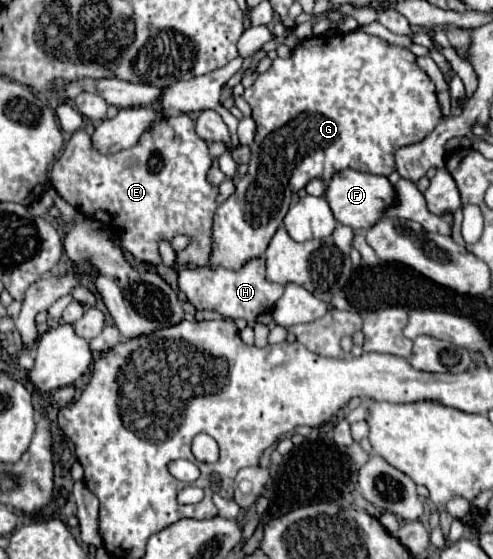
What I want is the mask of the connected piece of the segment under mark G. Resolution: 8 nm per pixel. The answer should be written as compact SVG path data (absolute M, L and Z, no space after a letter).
M349 32L349 34L333 34L333 36L313 36L307 38L303 42L299 42L289 58L275 58L269 66L267 72L259 74L253 82L251 88L245 90L243 98L247 100L247 104L253 110L253 120L257 124L257 136L251 144L251 160L249 160L249 172L237 180L235 184L235 192L217 208L215 212L215 220L213 220L213 242L215 248L211 250L211 264L215 266L225 266L225 268L239 268L243 266L247 260L261 256L273 234L277 232L277 228L281 226L289 202L291 202L291 194L299 192L301 188L305 188L305 184L313 178L325 178L329 180L335 172L345 170L345 168L353 168L359 172L369 172L369 174L383 174L389 176L393 172L393 152L401 146L407 146L409 142L421 142L441 120L441 112L439 112L439 102L437 102L437 94L435 94L435 86L429 80L429 76L417 68L415 64L415 56L399 46L389 46L389 44L379 44L379 38L369 36L365 32Z

